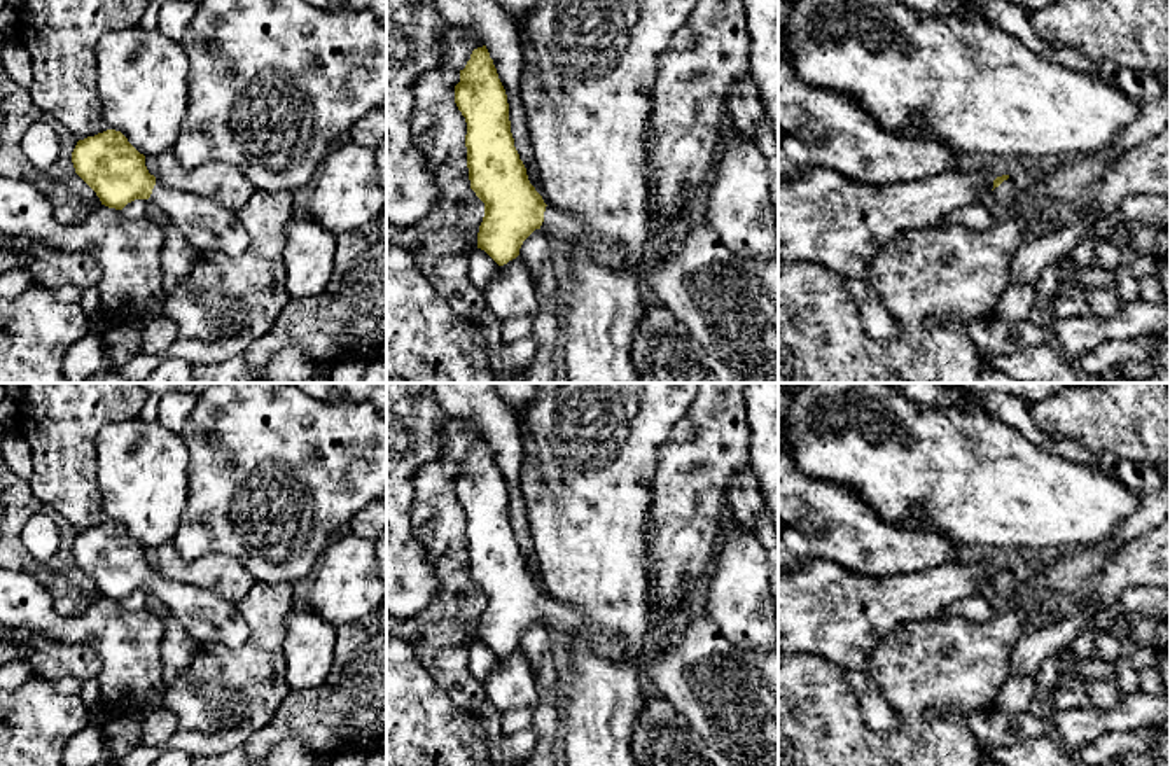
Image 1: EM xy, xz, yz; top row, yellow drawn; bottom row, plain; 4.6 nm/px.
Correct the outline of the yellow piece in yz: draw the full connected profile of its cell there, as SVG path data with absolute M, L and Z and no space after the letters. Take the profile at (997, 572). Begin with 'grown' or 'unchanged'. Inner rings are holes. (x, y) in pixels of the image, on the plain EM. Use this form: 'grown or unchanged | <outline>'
grown | M1002 567L993 572L990 593L993 595L999 607L1025 605L1023 582L1009 570L1009 567Z

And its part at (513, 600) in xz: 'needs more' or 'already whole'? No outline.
needs more

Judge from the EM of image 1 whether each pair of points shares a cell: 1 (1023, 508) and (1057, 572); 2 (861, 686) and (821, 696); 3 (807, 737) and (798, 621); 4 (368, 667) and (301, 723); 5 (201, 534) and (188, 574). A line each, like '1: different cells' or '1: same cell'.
1: different cells
2: different cells
3: different cells
4: same cell
5: different cells

